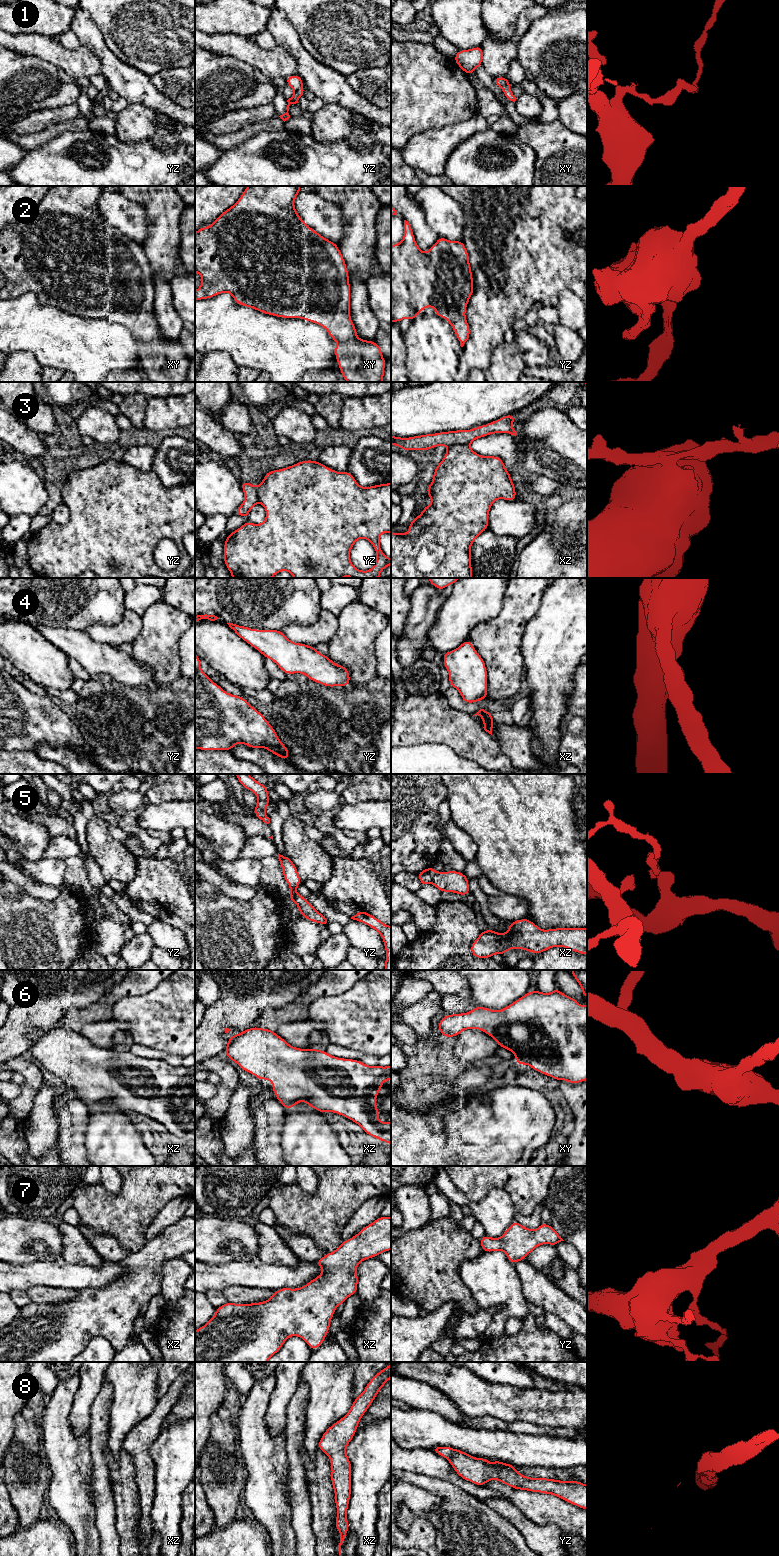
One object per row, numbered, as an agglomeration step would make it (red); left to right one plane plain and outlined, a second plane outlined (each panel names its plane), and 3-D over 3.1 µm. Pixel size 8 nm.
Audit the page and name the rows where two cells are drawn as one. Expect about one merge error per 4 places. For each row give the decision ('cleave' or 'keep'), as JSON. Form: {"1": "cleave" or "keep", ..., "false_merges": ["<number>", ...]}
{"1": "cleave", "2": "keep", "3": "cleave", "4": "keep", "5": "cleave", "6": "keep", "7": "keep", "8": "keep", "false_merges": ["1", "3", "5"]}

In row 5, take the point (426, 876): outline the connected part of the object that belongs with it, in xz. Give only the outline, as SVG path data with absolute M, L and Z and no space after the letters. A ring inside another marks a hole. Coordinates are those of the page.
M429 867L425 870L420 871L417 876L421 882L422 886L432 883L435 875L437 874L436 870L432 867Z

